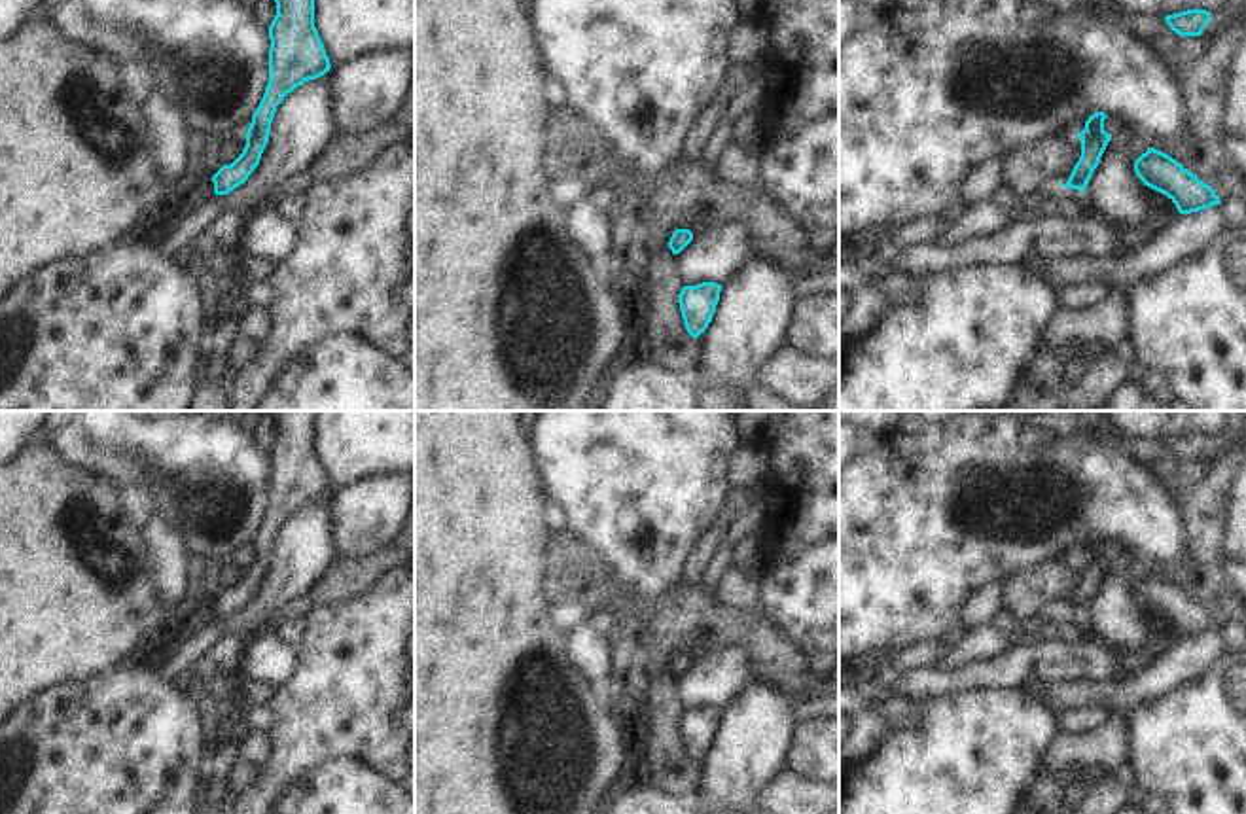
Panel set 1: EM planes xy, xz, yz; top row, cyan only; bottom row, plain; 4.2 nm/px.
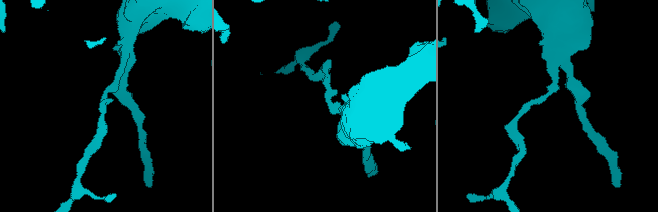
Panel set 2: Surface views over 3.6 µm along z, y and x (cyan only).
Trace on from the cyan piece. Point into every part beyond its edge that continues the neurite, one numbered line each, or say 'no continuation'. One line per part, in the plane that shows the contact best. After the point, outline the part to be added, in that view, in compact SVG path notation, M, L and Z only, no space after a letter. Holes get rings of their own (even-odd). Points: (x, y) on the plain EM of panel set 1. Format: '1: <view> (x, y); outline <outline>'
no continuation

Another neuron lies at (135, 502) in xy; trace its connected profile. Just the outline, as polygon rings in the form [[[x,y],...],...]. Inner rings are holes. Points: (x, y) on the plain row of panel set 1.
[[[127,485],[117,492],[117,505],[123,513],[123,519],[133,528],[140,530],[151,519],[151,490],[148,487]]]

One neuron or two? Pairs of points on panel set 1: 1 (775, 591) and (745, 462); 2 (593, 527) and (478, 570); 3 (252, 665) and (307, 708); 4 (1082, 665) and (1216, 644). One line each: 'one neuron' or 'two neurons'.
1: two neurons
2: two neurons
3: two neurons
4: two neurons

